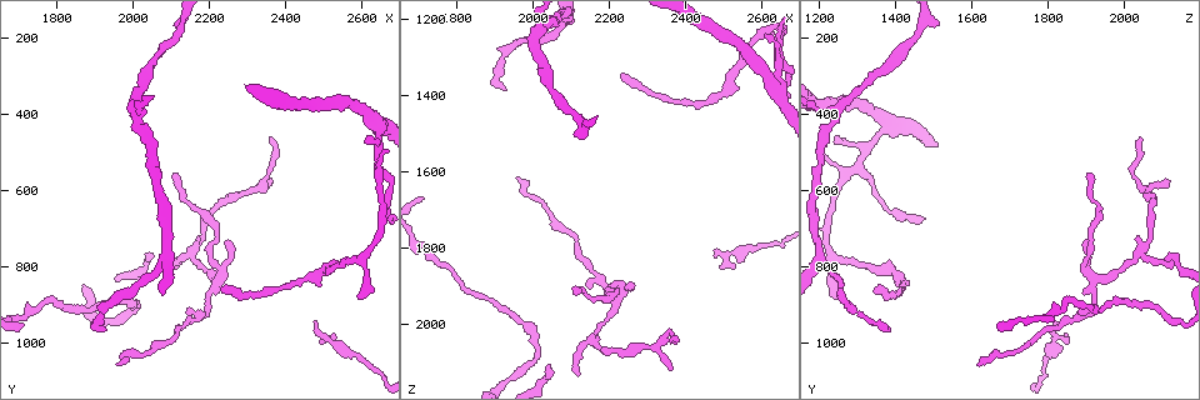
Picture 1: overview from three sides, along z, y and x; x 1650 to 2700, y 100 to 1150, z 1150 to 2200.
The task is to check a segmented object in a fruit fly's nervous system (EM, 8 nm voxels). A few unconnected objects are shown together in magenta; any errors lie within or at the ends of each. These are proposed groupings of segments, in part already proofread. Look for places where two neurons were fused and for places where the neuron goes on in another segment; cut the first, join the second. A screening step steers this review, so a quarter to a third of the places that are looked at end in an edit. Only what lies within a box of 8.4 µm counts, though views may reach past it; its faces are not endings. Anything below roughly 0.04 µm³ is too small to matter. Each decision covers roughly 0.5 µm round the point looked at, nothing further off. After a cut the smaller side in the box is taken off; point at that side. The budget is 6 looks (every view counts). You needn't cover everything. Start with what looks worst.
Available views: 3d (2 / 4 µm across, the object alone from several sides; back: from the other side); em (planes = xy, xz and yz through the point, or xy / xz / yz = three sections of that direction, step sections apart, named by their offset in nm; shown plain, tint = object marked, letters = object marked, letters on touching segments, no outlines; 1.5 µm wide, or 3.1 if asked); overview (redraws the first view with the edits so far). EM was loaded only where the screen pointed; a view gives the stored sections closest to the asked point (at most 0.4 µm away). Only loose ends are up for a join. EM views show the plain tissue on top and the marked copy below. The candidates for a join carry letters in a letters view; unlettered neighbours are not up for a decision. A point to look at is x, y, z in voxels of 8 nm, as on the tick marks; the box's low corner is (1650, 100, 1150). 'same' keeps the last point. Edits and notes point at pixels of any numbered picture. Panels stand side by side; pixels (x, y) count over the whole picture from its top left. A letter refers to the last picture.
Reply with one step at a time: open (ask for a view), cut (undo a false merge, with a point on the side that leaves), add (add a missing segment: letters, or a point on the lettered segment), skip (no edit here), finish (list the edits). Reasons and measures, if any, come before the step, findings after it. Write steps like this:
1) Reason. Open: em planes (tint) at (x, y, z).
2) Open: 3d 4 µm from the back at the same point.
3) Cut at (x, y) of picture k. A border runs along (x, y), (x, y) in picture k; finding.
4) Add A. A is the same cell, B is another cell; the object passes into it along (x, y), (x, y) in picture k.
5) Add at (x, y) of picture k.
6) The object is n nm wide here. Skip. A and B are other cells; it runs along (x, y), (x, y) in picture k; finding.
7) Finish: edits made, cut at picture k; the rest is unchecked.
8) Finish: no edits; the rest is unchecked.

Free end. Open: em 3.1 µm planes (letters) at (1930, 965, 1390).

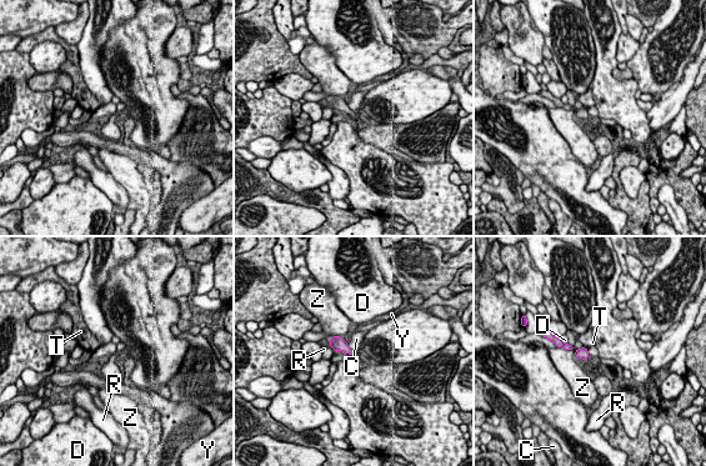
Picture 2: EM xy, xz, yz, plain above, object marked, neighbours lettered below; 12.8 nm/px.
Skip. C, D, R, T, Y and Z are other cells; a border runs along (346, 342), (354, 351) in picture 2; no lettered segment goes on from it.

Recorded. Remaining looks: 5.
Free end. Open: em planes (letters) at (2110, 555, 1905).

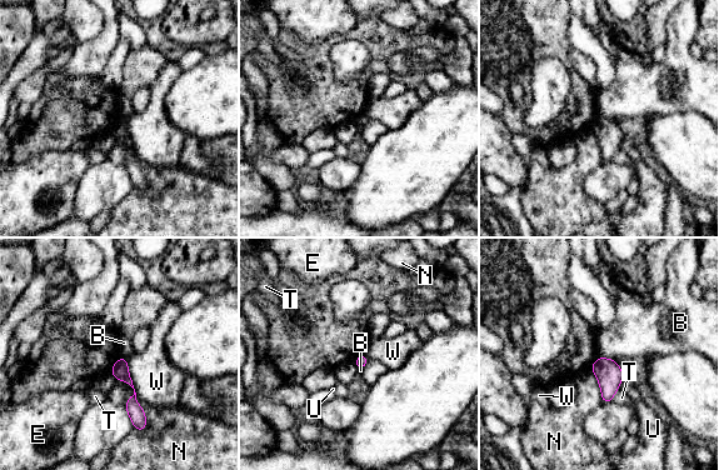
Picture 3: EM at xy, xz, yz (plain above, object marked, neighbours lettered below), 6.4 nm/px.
Skip. B, E, N, T, U and W are other cells; a border runs along (598, 355), (613, 360) in picture 3; none of them fits.

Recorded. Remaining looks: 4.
An open end. Open: em planes (letters) at (2365, 465, 2045).

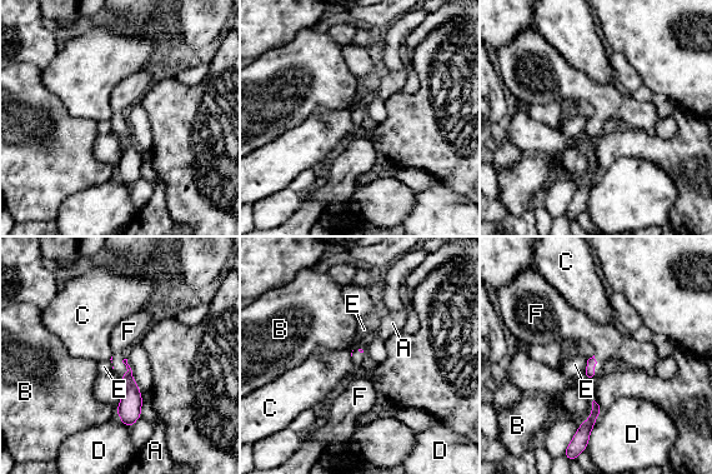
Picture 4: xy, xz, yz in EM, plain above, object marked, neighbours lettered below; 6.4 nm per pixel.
Add at (129, 332) of picture 4. F is the same cell, A, B, C, D and E are other cells; the neuron continues.

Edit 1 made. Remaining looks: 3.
Finish: edits made, add at picture 4; the rest is unchecked.

